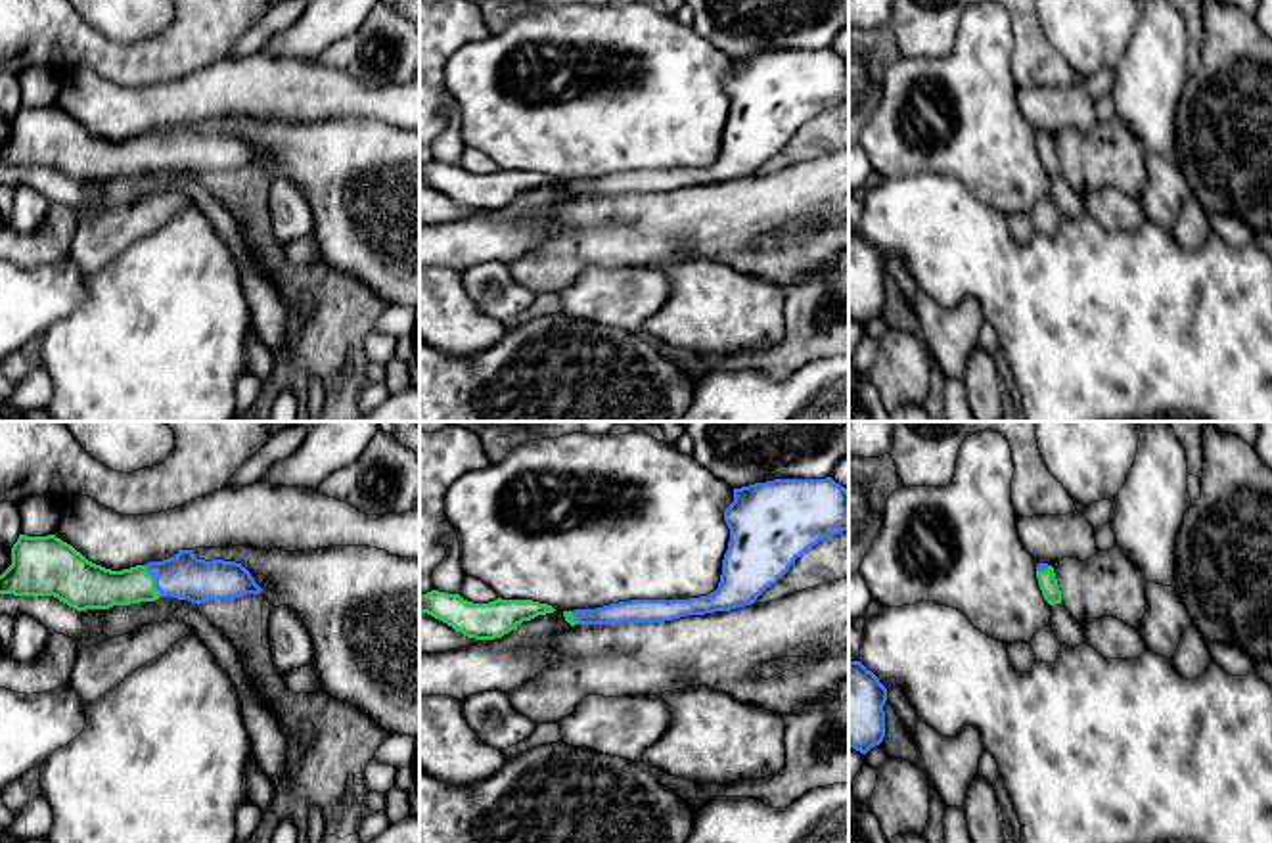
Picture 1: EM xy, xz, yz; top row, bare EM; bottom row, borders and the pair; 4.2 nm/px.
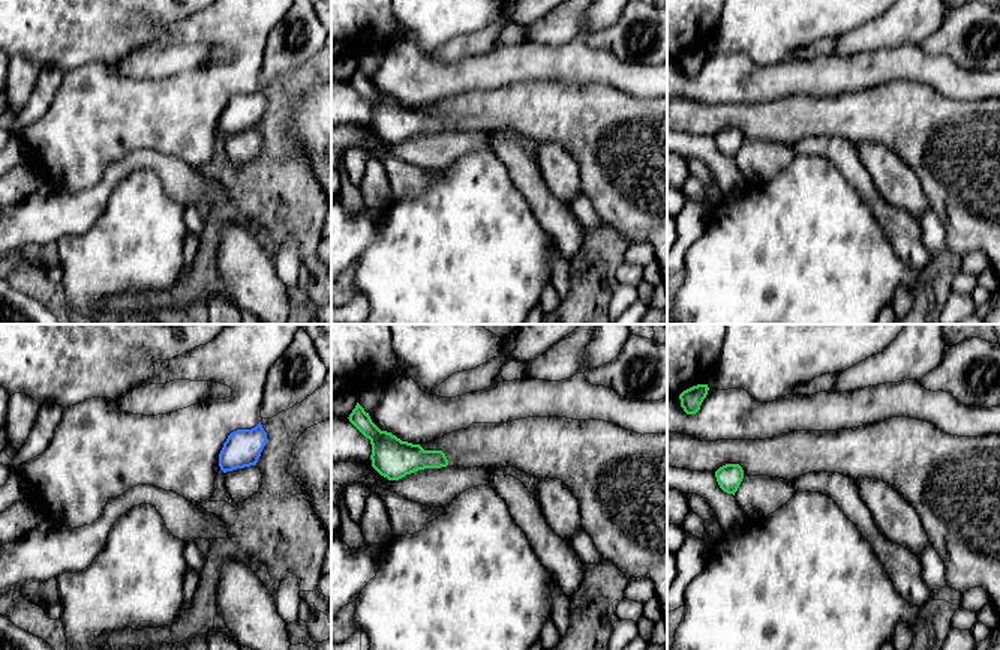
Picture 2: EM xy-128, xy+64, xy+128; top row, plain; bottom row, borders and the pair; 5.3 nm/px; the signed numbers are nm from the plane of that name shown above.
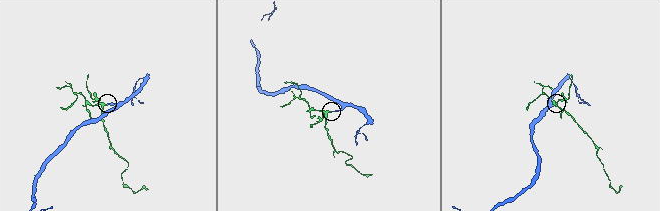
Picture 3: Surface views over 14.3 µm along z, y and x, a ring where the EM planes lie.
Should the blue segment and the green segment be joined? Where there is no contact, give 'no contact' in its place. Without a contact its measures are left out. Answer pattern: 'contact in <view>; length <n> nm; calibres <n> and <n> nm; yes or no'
contact in xy; length 150 nm; calibres 190 and 180 nm; yes

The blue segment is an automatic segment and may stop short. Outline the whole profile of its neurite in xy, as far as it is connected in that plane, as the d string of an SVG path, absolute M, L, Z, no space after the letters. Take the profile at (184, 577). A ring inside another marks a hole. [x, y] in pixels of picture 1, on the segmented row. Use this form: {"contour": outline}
{"contour": "M19 535L11 548L11 565L0 575L0 594L54 596L77 611L155 602L161 596L188 600L199 605L209 600L234 600L261 592L262 588L255 582L251 573L236 561L205 561L197 559L193 550L178 550L176 556L163 561L111 571L88 561L80 552L56 535Z"}

